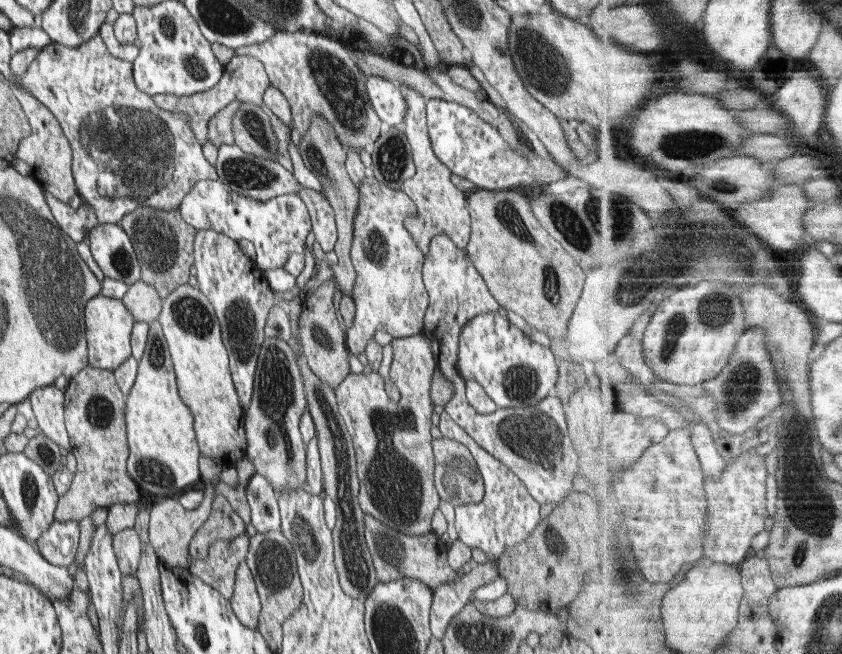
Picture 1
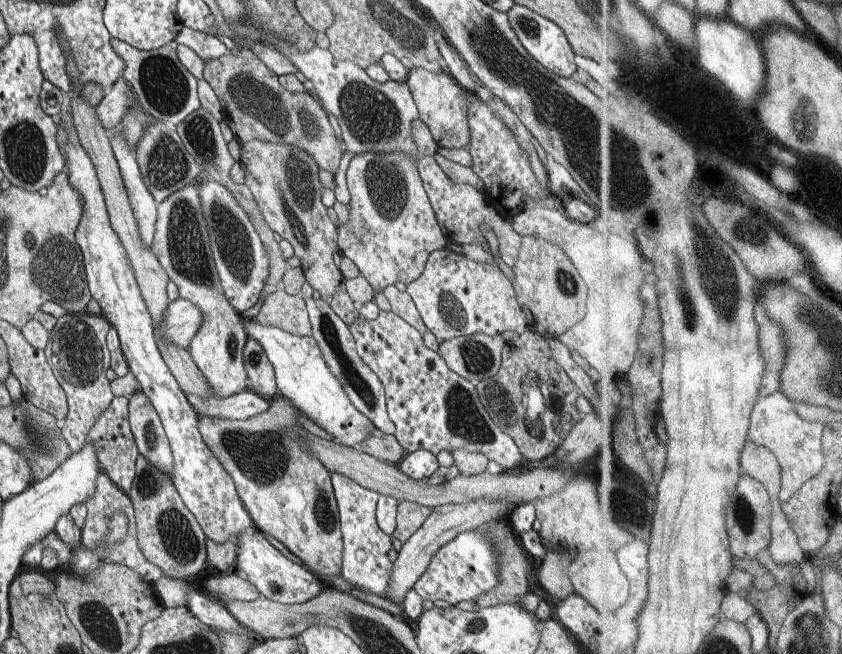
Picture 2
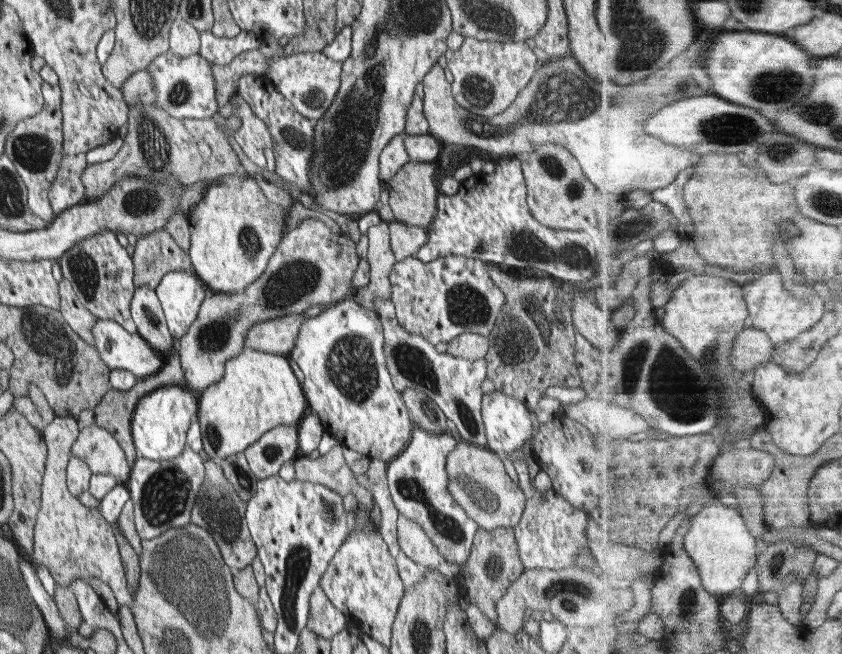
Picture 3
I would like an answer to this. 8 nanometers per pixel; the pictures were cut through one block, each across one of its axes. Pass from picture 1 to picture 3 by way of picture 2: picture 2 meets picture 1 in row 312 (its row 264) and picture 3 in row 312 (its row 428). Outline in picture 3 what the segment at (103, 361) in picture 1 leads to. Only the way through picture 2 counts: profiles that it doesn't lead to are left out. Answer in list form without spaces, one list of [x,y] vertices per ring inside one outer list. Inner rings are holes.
[[[193,270],[165,274],[155,291],[174,340],[189,332],[190,326],[198,318],[202,301],[210,293],[209,288]]]

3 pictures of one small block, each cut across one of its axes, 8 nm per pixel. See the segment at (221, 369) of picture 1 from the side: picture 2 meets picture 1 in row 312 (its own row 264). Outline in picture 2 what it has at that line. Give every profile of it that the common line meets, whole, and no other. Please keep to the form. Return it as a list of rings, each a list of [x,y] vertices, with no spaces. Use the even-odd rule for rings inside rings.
[[[198,181],[173,192],[157,205],[155,233],[150,249],[169,280],[178,287],[180,298],[190,301],[202,313],[202,324],[187,350],[203,372],[216,398],[223,399],[248,388],[243,359],[243,348],[248,336],[241,315],[226,298],[215,267]]]

